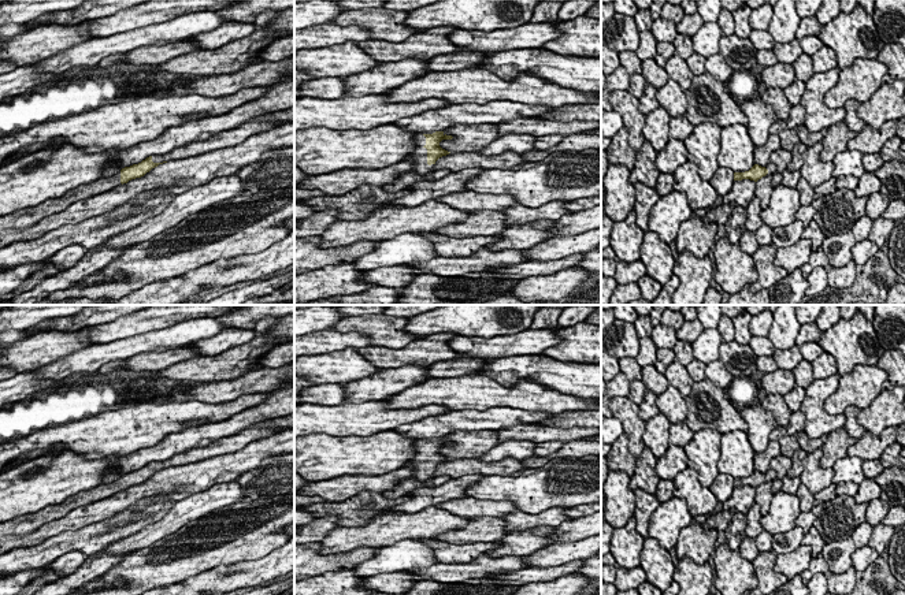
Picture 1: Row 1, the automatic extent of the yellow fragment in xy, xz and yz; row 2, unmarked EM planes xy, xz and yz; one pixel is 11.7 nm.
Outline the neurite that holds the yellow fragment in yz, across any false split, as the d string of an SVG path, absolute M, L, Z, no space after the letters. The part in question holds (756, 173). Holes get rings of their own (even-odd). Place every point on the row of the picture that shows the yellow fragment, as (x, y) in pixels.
M754 164L749 171L734 172L734 181L750 179L750 181L757 182L759 179L761 179L767 174L768 174L768 170L765 167Z

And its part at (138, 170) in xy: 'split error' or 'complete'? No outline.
split error

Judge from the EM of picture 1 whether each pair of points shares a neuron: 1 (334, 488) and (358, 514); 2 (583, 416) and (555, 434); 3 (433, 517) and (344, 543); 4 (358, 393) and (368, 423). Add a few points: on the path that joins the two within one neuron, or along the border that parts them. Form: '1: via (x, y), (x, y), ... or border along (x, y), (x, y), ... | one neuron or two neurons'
1: border along (377, 493), (358, 493), (342, 501), (326, 502) | two neurons
2: border along (533, 424), (586, 428) | two neurons
3: via (411, 525), (393, 527), (366, 535) | one neuron
4: border along (382, 398), (348, 404) | two neurons

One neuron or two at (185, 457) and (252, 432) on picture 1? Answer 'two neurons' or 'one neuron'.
one neuron

